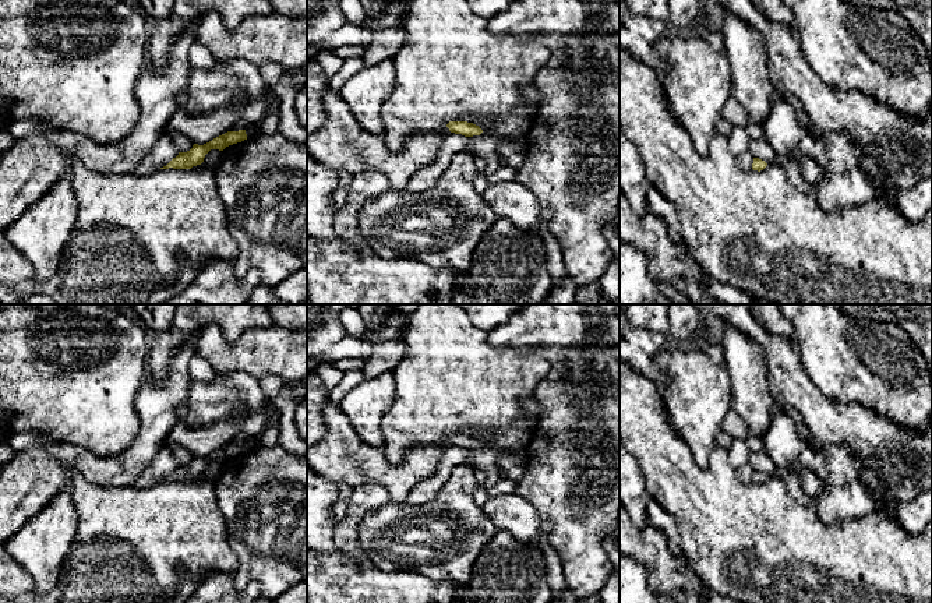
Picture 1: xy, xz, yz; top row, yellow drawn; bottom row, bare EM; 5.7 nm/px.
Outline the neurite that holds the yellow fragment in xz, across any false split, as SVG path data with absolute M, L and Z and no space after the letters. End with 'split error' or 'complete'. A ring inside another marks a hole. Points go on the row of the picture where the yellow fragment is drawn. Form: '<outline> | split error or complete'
M449 121L446 127L451 133L462 134L465 137L480 135L483 133L479 126L467 121Z | complete

